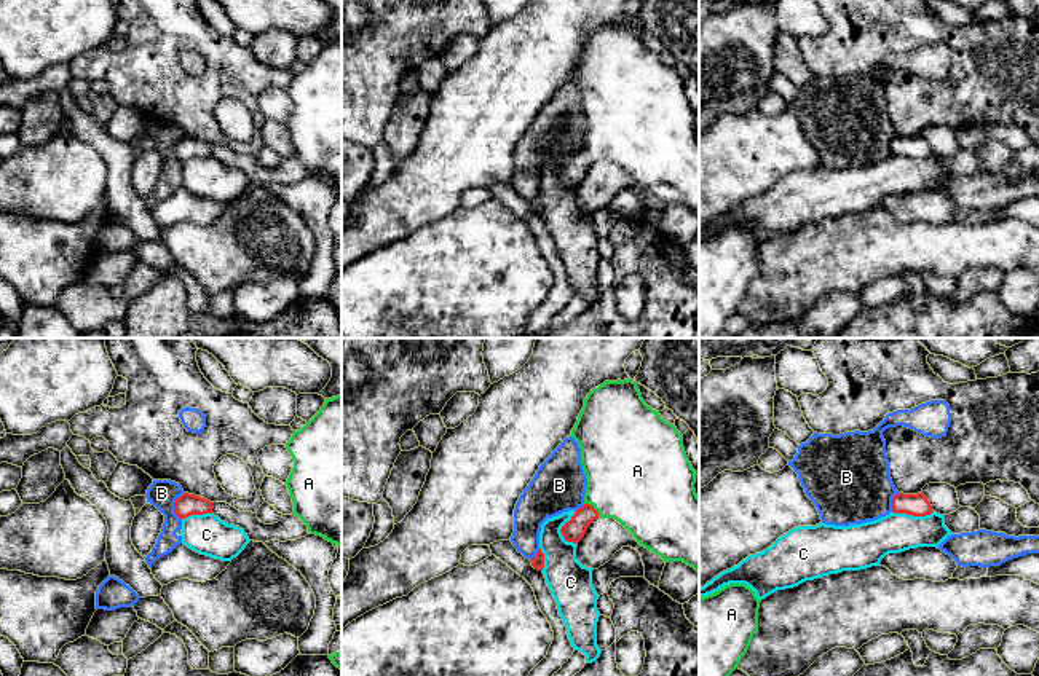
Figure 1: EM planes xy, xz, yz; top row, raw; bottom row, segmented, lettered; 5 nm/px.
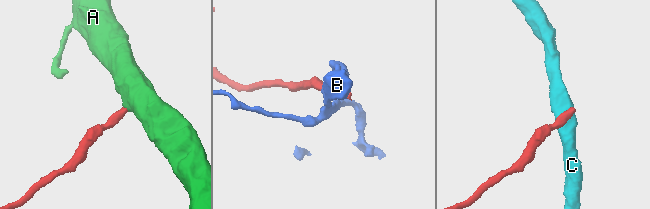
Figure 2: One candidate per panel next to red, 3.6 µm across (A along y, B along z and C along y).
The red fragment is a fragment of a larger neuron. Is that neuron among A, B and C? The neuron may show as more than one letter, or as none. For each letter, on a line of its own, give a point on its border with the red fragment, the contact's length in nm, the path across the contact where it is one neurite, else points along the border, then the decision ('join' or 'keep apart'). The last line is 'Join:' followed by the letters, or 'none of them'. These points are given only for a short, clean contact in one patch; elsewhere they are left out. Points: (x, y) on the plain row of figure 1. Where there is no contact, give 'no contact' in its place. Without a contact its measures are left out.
A: xz (594, 152) | 110 nm | across xz (573, 174), (594, 152), (632, 120) | join
B: xy (174, 149) | 140 nm | keep apart
C: xz (560, 172) | 180 nm | along xz (576, 153), (560, 172), (560, 177), (573, 187) | keep apart
Join: A

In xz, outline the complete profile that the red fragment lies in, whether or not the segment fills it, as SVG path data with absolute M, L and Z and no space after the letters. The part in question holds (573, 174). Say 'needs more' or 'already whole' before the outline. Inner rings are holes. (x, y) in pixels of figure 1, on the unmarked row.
needs more | M632 22L605 24L584 41L571 73L581 91L587 121L584 148L560 175L578 187L597 161L614 161L645 191L666 206L683 204L699 215L699 139L693 112L683 89L683 78L645 46Z

